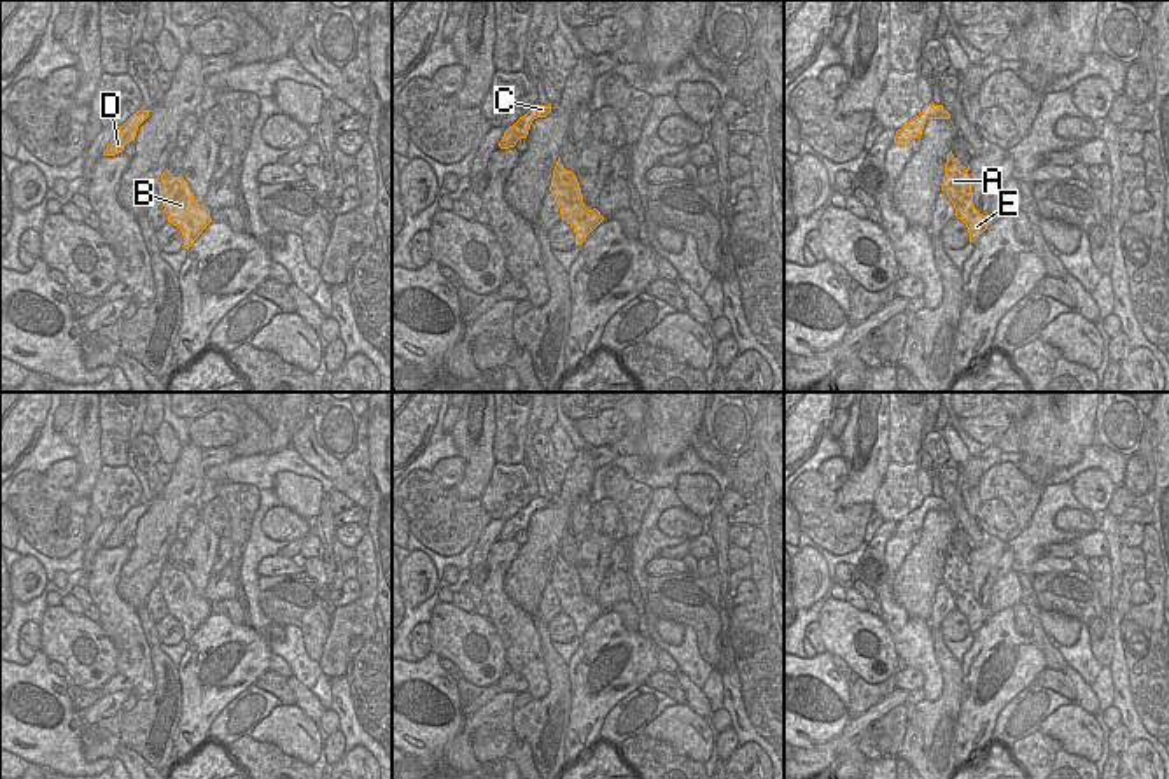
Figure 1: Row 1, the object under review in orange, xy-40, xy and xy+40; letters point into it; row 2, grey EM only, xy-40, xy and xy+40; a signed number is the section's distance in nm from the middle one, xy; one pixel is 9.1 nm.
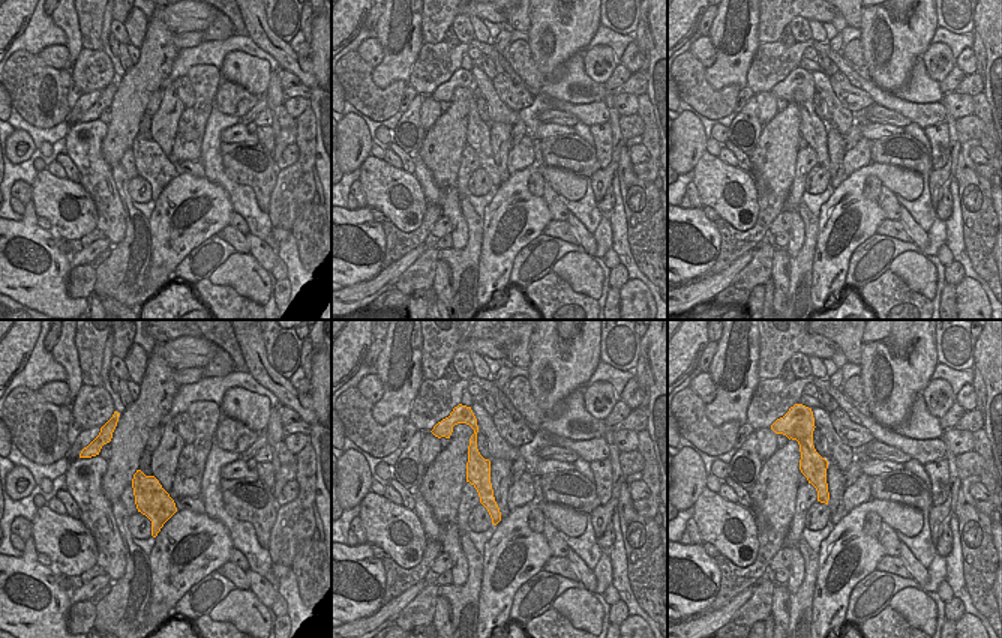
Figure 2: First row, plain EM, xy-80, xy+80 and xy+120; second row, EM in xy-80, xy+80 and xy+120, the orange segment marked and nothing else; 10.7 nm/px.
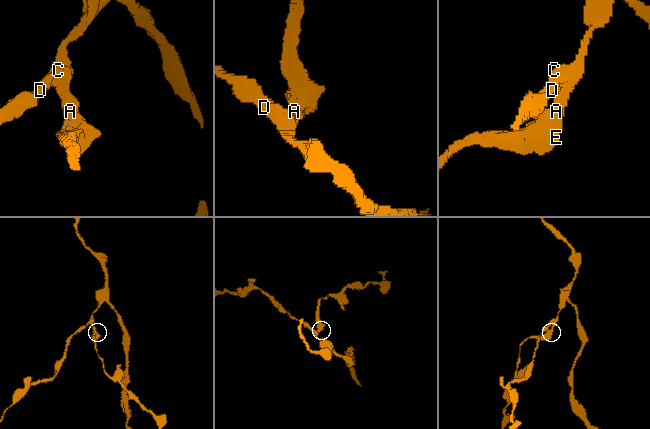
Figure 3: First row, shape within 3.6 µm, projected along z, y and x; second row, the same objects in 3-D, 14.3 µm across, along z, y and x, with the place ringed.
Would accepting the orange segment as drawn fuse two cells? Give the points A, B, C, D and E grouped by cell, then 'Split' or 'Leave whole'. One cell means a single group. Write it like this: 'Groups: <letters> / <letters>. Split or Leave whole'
Groups: A B C D E. Leave whole

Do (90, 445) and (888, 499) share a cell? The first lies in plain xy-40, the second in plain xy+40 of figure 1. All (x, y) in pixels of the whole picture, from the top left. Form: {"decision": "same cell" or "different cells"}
{"decision": "different cells"}

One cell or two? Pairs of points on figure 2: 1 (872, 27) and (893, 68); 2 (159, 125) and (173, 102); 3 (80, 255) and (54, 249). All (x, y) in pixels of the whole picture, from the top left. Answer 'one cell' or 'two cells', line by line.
1: one cell
2: one cell
3: two cells

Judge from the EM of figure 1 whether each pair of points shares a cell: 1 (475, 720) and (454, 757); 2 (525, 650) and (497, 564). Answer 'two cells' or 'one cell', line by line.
1: two cells
2: one cell

